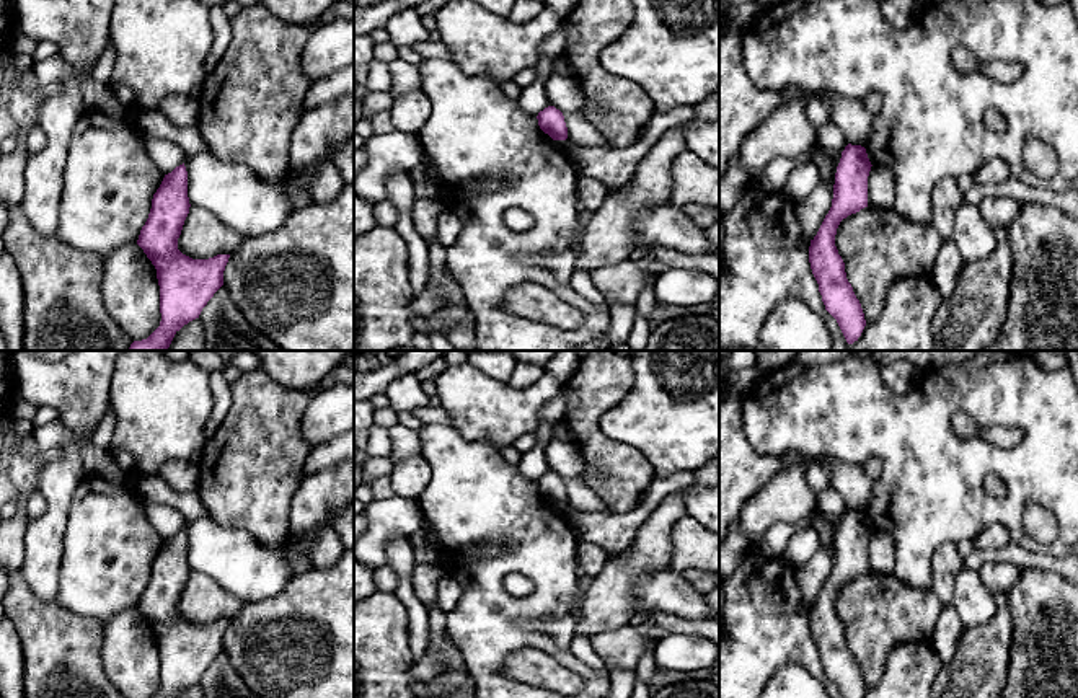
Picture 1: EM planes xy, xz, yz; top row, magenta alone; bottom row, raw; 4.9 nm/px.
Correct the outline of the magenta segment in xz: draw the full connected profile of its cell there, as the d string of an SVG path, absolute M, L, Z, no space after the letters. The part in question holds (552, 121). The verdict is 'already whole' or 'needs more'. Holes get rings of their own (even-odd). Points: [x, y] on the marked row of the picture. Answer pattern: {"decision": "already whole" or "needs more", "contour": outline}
{"decision": "already whole", "contour": "M548 106L537 116L540 129L548 134L553 140L566 140L568 127L564 116L554 106Z"}

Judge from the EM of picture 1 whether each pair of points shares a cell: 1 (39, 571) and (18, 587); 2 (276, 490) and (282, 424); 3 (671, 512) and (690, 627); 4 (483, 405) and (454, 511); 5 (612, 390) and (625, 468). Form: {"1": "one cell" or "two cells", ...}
{"1": "two cells", "2": "one cell", "3": "two cells", "4": "two cells", "5": "one cell"}

